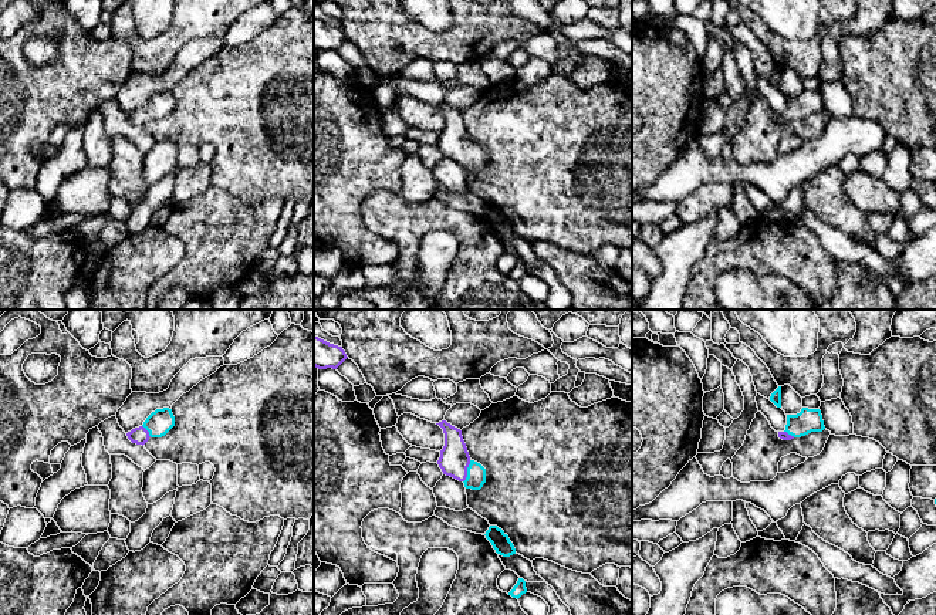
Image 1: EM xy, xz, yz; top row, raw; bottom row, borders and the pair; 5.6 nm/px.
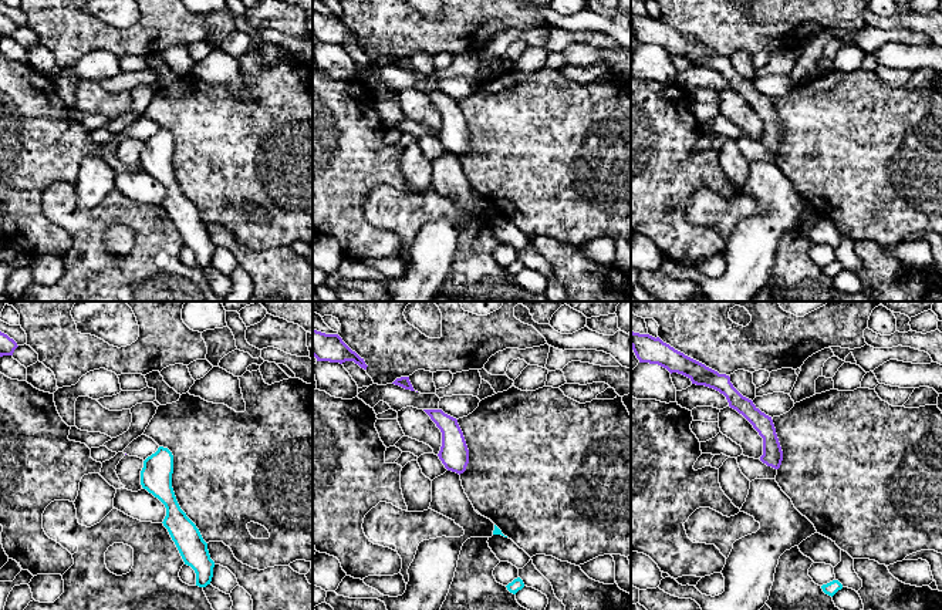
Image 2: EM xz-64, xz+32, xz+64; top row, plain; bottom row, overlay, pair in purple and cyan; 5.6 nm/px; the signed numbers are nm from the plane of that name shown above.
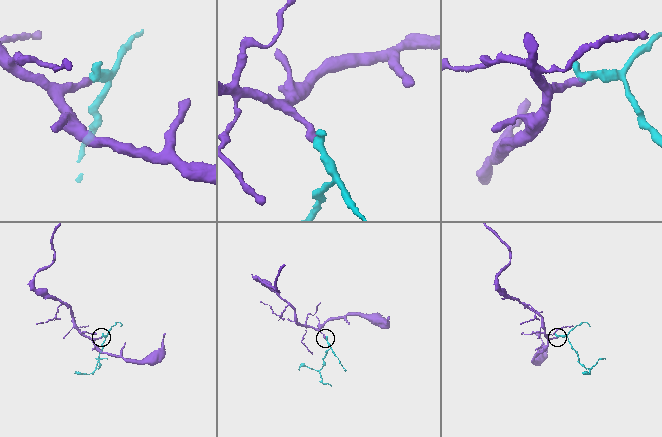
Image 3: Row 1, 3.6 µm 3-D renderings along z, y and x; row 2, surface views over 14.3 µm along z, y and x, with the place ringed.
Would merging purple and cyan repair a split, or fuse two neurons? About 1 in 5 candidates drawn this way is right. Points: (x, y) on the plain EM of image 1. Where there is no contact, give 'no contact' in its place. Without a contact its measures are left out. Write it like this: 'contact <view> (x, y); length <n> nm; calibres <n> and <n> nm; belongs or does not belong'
contact xz (466, 154); length 130 nm; calibres 170 and 110 nm; belongs

